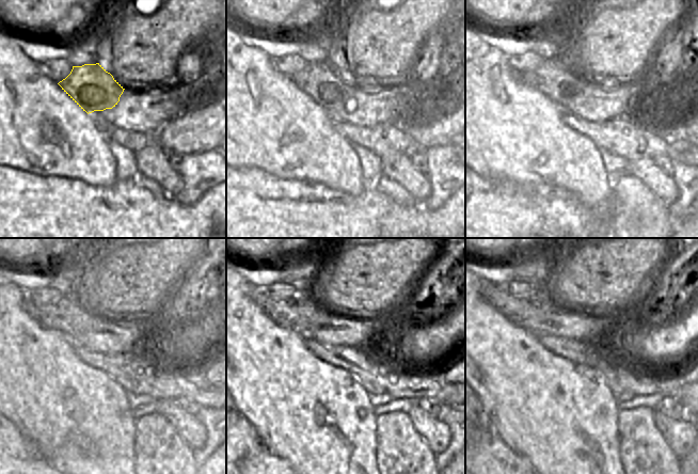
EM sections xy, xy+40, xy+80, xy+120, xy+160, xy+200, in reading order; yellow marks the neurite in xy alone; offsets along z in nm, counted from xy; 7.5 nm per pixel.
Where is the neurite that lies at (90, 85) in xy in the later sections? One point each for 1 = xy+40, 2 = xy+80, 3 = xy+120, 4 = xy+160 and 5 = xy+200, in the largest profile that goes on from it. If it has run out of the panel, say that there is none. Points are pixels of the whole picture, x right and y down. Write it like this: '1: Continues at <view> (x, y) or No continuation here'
1: Continues at xy+40 (321, 81)
2: Continues at xy+80 (554, 78)
3: Continues at xy+120 (67, 315)
4: Continues at xy+160 (299, 313)
5: Continues at xy+200 (532, 313).

